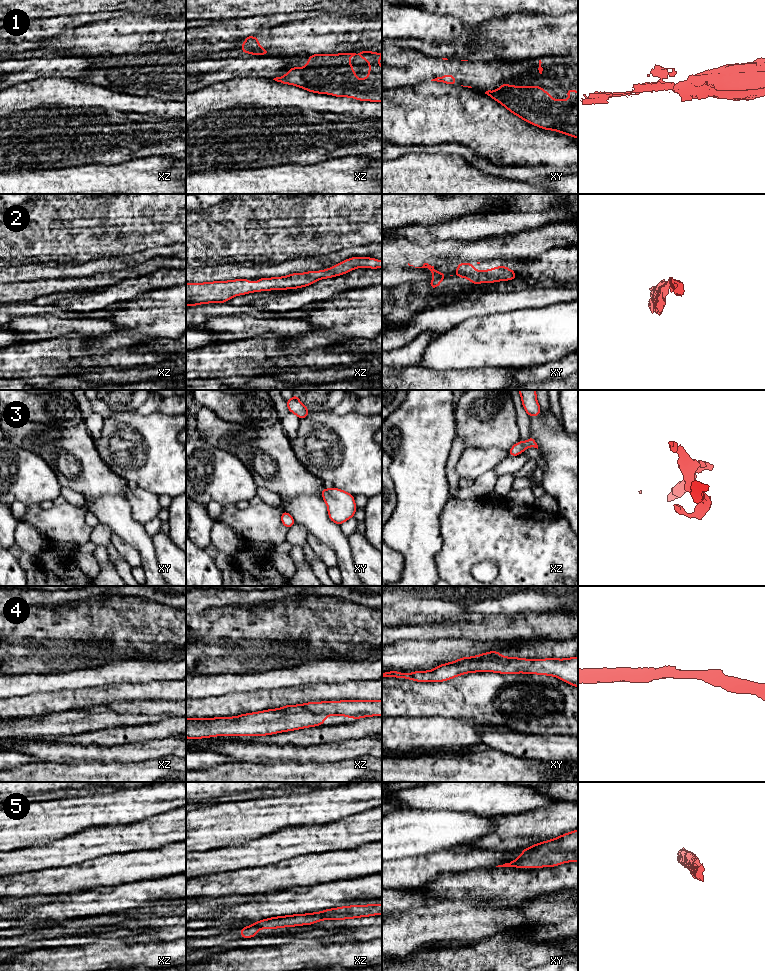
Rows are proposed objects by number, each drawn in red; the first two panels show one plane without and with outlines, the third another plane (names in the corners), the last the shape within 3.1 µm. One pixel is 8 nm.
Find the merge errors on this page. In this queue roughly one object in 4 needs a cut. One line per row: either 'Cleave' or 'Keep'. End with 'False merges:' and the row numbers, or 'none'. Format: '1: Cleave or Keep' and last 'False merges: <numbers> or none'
1: Keep
2: Keep
3: Keep
4: Keep
5: Keep
False merges: none

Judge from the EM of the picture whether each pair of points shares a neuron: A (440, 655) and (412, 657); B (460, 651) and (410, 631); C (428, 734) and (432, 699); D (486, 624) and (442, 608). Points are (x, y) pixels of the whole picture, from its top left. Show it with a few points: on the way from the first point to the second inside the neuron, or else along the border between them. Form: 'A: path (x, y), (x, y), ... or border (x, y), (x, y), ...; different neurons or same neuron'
A: path (433, 655), (419, 657); same neuron
B: border (457, 638), (414, 640), (412, 642); different neurons
C: border (453, 717), (422, 716), (418, 718); different neurons
D: border (485, 616), (459, 615), (439, 618); different neurons

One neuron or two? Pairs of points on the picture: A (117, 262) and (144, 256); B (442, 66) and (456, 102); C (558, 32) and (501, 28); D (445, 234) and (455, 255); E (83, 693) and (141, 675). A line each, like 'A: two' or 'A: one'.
A: one
B: two
C: one
D: two
E: two

